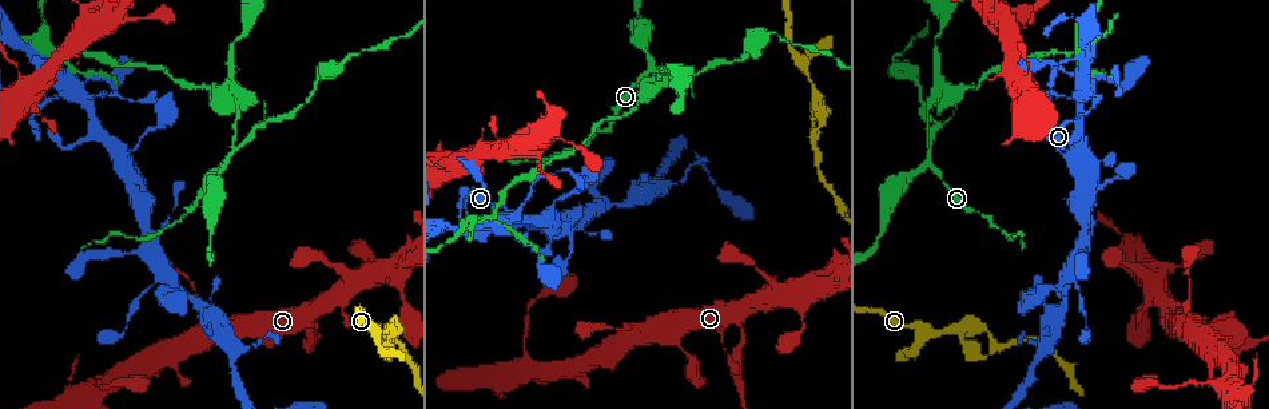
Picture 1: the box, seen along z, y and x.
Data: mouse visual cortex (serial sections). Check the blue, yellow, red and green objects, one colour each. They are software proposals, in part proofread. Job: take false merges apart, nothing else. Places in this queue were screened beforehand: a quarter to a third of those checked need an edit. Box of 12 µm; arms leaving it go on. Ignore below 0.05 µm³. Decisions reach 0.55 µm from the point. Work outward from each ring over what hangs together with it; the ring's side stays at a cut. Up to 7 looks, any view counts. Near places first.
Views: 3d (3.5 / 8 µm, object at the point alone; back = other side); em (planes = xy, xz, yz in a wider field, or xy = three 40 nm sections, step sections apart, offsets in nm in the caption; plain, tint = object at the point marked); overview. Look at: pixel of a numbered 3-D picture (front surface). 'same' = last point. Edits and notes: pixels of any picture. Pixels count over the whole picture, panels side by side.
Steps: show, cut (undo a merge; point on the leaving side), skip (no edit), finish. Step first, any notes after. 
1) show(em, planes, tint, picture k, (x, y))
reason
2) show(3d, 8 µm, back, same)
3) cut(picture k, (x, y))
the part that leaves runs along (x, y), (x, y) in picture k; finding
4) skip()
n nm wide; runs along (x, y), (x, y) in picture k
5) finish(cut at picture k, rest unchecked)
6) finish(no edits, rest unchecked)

show(3d, 3.5 µm, picture 1, (1187, 312))
thick turns thin

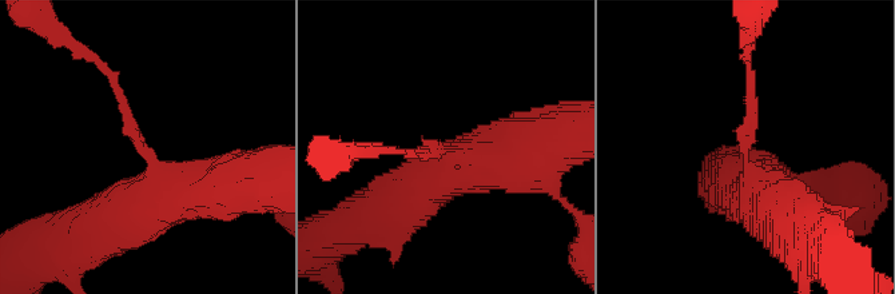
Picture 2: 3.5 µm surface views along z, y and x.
show(em, xy, step 1, tint, picture 2, (447, 151))

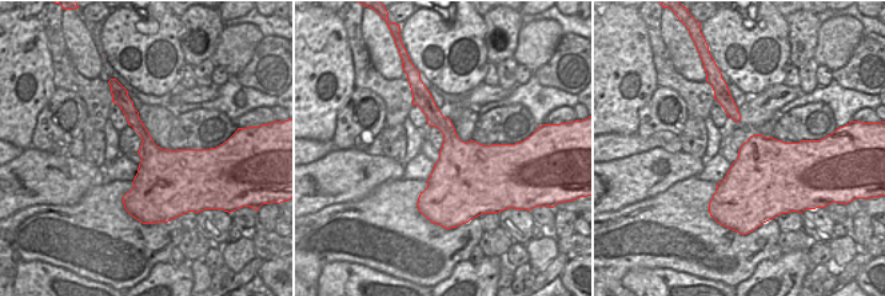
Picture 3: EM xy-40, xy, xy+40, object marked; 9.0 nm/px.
skip()
arms of 150, 600 nm; runs along (219, 186), (160, 174), (108, 75) in picture 2; continuous, no second cell

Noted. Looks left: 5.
show(3d, 3.5 µm, picture 1, (551, 207))
thin arm on a thick one

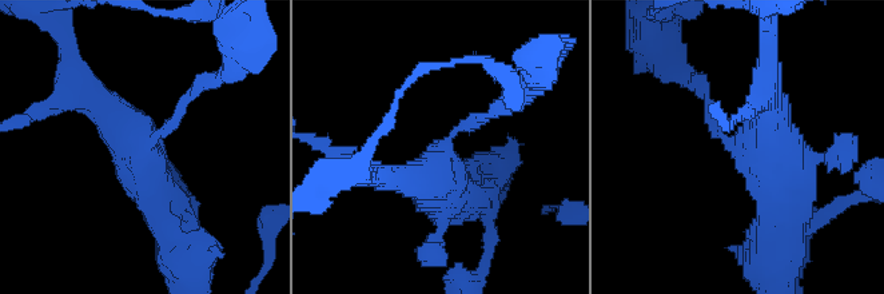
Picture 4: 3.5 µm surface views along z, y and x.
show(em, xy, step 5, tint, picture 4, (149, 146))
4 arms; arms of 150, 250, 400, 500 nm

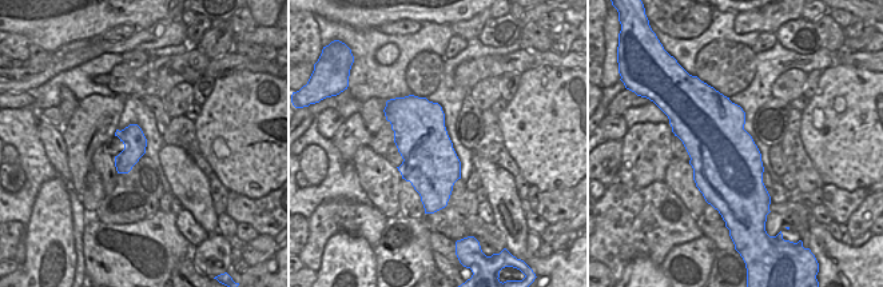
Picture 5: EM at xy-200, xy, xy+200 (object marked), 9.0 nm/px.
skip()
continuous, no second cell

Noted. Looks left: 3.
show(3d, 8 µm, picture 1, (212, 310))
sharp bend

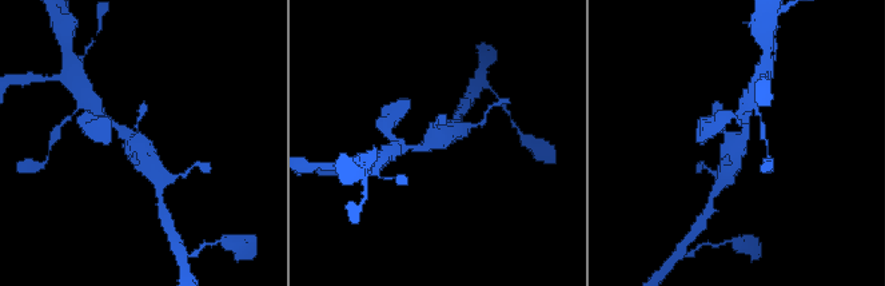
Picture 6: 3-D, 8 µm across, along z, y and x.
show(3d, 3.5 µm, picture 6, (439, 144))
zoom in

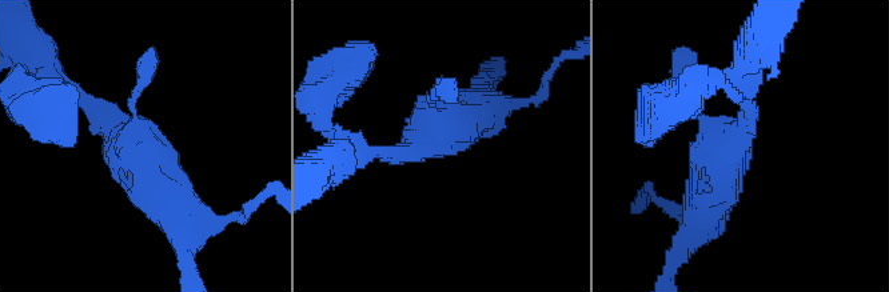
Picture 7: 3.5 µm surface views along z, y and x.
show(em, planes, tint, picture 7, (733, 131))
shape alone is not enough

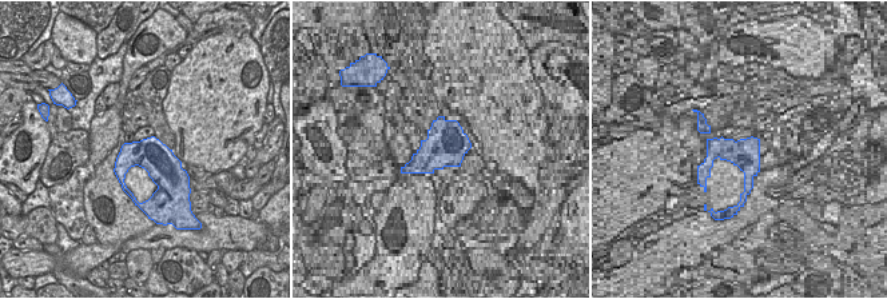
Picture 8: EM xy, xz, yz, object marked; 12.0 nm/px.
skip()
runs along (62, 84), (135, 134), (180, 203) in picture 7; one cell here

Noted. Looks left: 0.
finish(no edits, rest unchecked)

